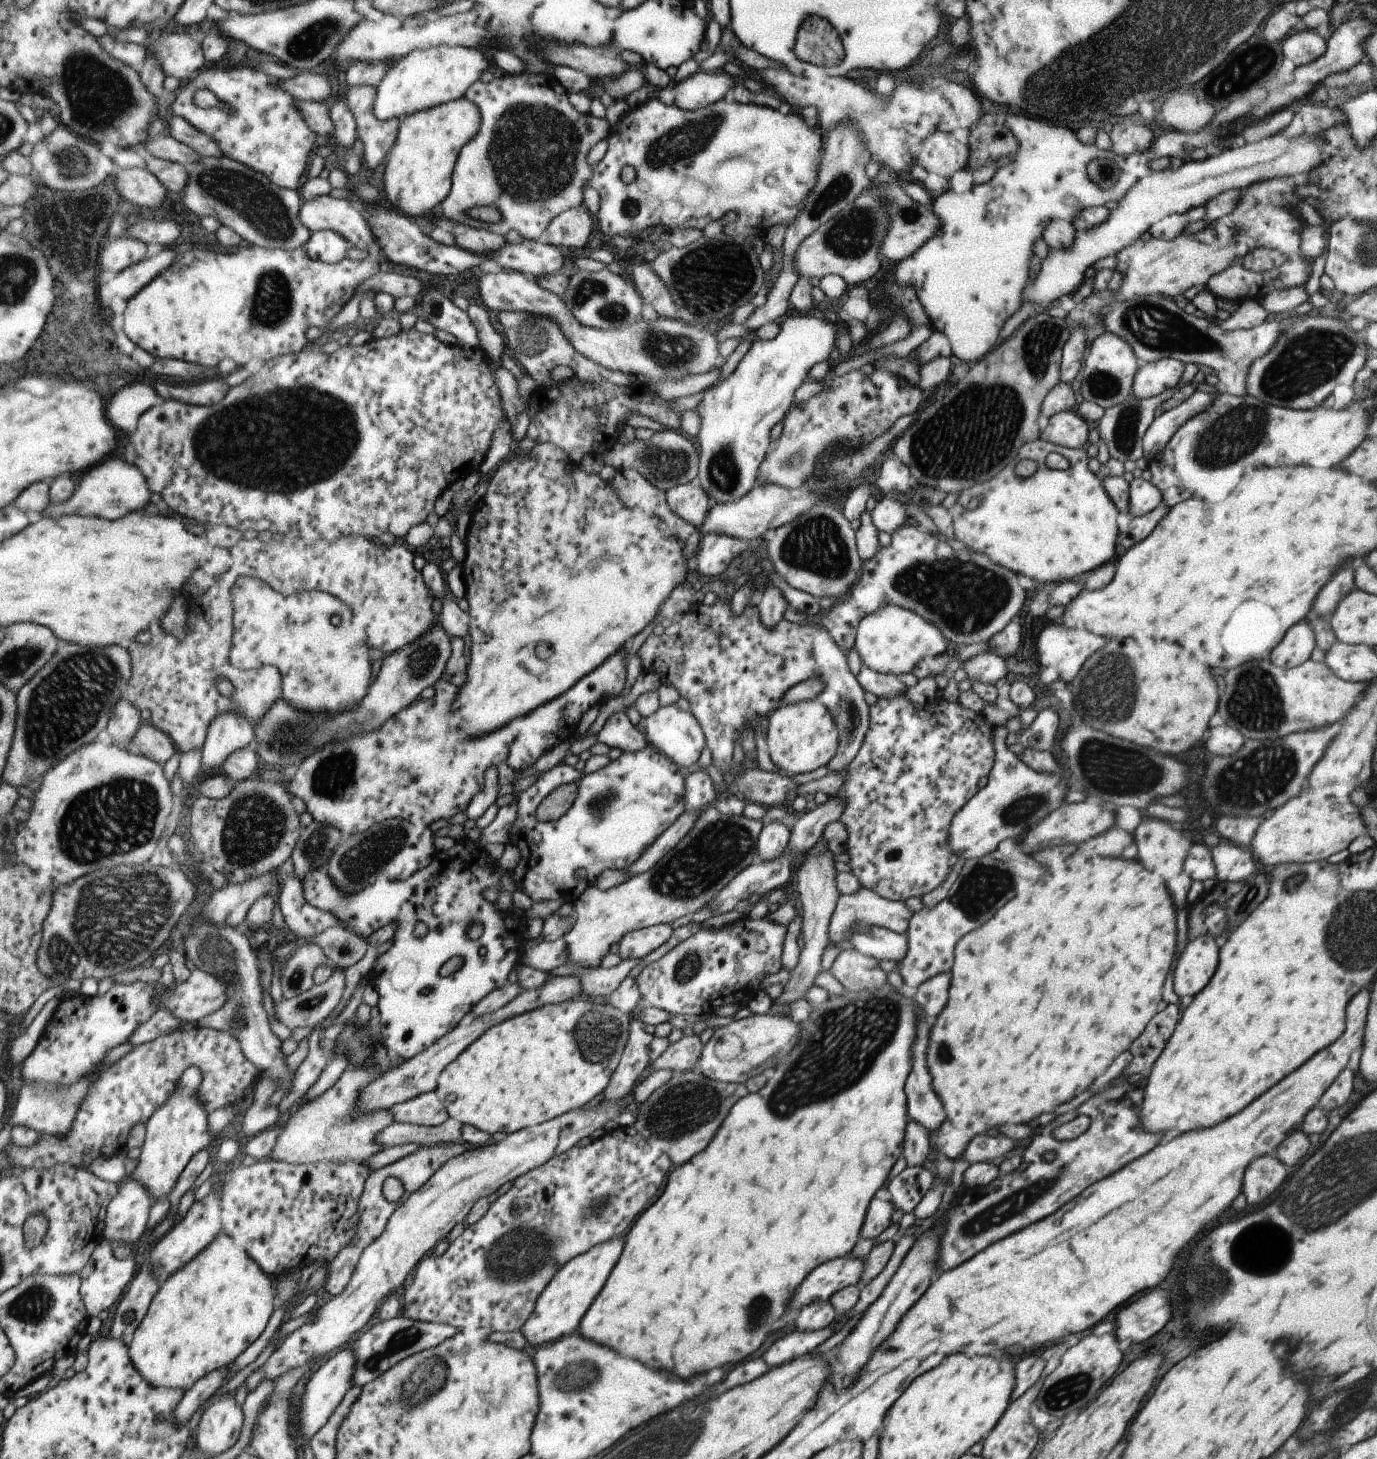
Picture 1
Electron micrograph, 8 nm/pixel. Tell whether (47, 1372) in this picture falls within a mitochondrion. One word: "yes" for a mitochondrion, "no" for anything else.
no

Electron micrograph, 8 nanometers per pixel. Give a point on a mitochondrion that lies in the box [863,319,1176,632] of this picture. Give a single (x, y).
(941, 449)

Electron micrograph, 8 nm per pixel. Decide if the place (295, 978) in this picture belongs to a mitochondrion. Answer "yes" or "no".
yes

